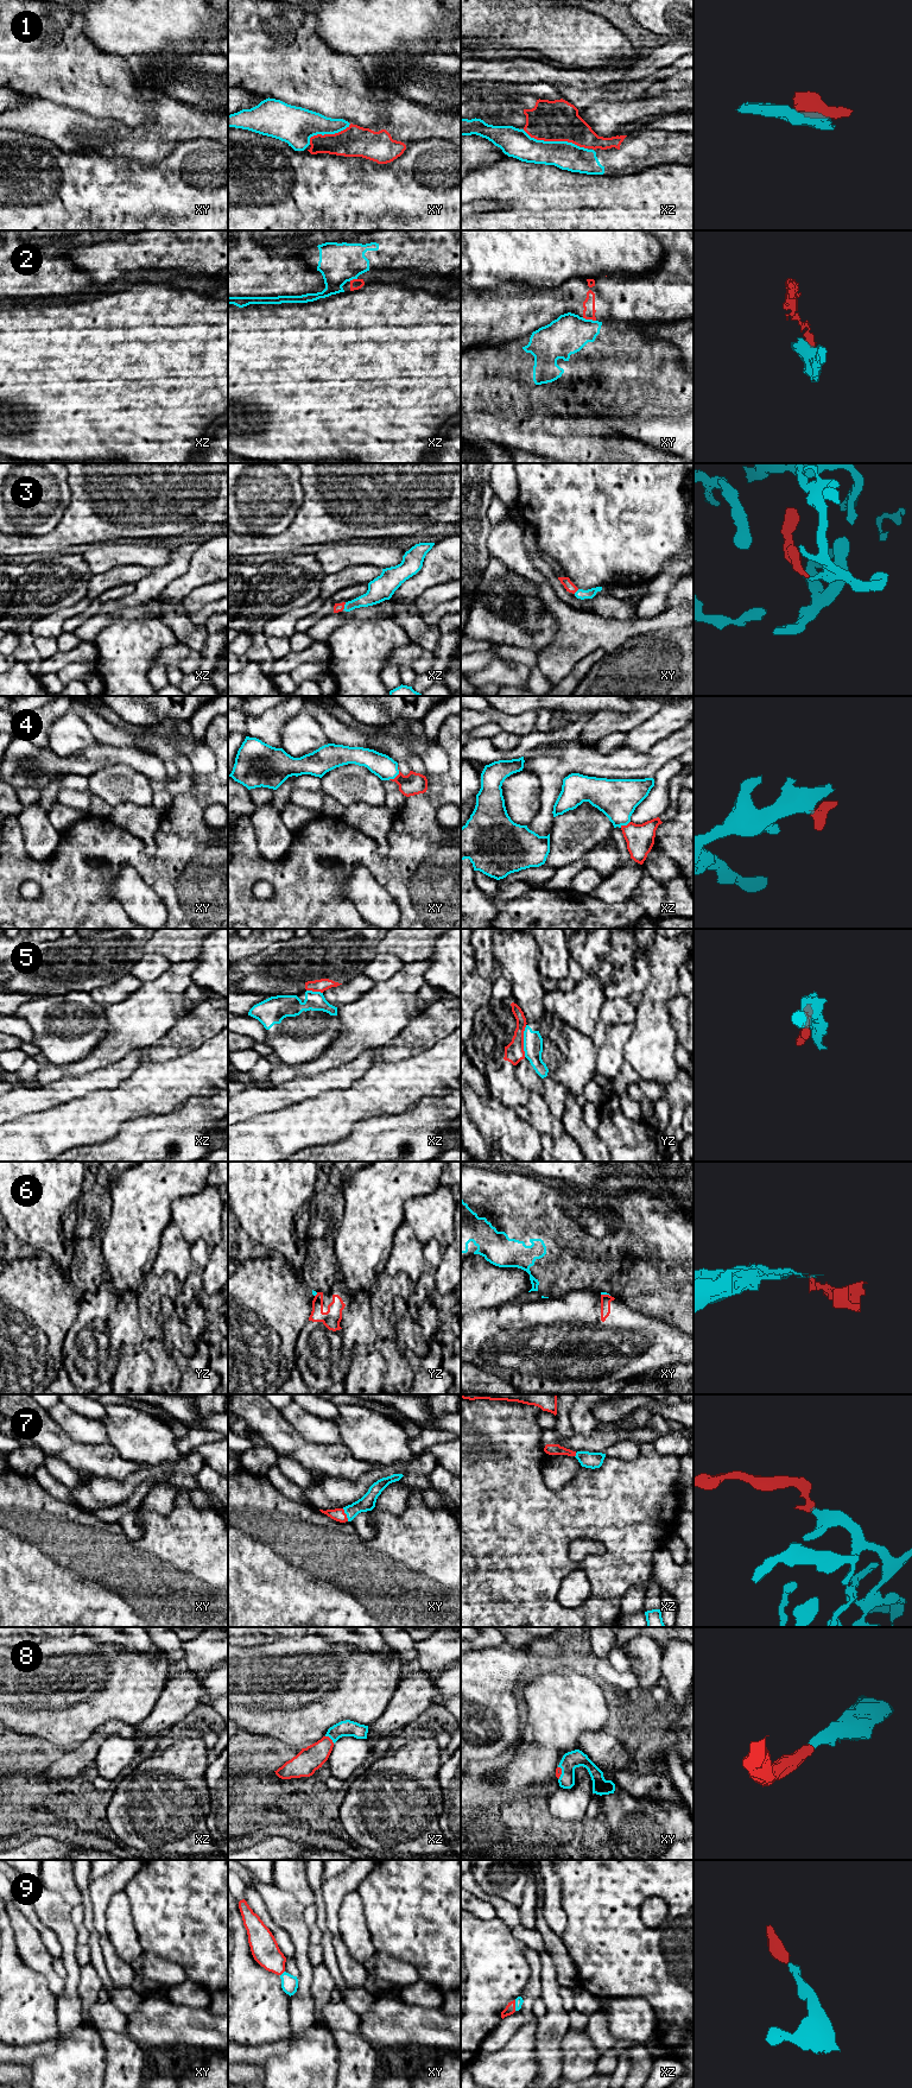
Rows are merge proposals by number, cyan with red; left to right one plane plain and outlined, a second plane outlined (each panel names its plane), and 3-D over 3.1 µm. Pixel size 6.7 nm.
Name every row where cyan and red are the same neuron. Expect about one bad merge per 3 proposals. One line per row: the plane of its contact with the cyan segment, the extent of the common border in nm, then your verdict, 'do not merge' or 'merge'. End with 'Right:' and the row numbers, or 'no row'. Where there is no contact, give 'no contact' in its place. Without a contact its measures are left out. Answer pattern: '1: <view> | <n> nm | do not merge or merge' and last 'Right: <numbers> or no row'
1: xz | 460 nm | merge
2: xy | 100 nm | do not merge
3: xz | 60 nm | merge
4: xy | 110 nm | merge
5: yz | 220 nm | do not merge
6: xy | 70 nm | do not merge
7: xy | 100 nm | merge
8: xz | 80 nm | merge
9: xz | 70 nm | merge
Right: 1, 3, 4, 7, 8, 9

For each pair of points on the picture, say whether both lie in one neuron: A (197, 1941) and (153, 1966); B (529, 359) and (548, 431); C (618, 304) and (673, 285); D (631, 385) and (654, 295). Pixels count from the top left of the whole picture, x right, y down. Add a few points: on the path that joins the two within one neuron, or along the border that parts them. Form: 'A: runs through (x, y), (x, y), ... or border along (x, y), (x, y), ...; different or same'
A: border along (144, 1952), (176, 1961), (182, 1967), (187, 1978); different
B: runs through (537, 377), (538, 413); same
C: runs through (632, 298), (659, 297); same
D: border along (627, 322), (641, 322), (644, 324); different

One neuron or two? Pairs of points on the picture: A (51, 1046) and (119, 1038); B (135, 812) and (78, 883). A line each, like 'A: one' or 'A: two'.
A: two
B: two

